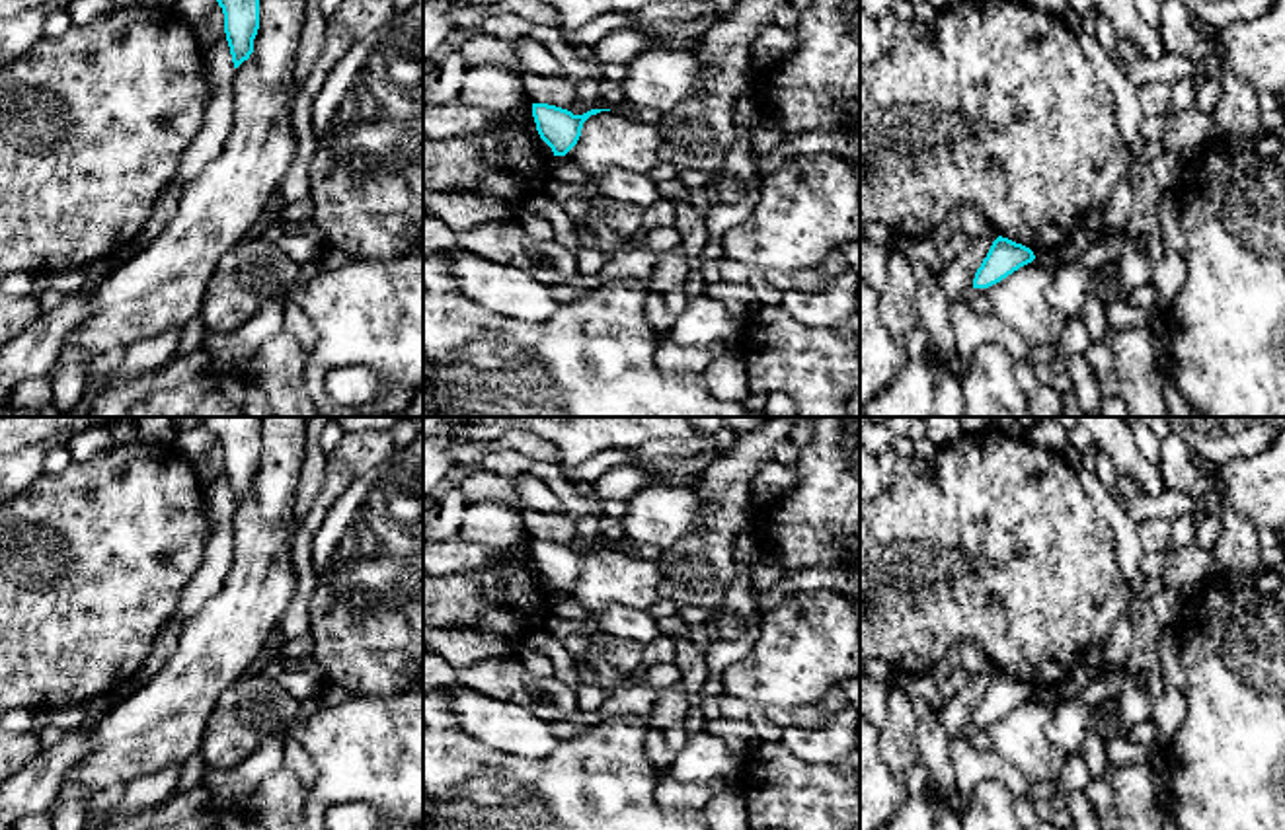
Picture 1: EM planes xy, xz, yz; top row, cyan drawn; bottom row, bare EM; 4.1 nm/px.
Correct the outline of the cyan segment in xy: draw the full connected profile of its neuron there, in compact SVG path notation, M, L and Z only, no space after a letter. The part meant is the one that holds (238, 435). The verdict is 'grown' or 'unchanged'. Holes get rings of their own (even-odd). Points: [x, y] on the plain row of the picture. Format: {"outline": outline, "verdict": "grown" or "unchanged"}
{"outline": "M205 417L224 450L224 470L234 505L253 489L253 475L259 466L261 417Z", "verdict": "unchanged"}

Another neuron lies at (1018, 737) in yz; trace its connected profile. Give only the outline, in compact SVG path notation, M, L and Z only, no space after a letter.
M1032 698L989 725L975 725L971 742L1012 762L1033 783L1055 781L1069 758L1045 733L1049 701Z

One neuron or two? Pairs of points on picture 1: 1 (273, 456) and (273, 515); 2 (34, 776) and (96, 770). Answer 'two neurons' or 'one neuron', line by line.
1: one neuron
2: two neurons

